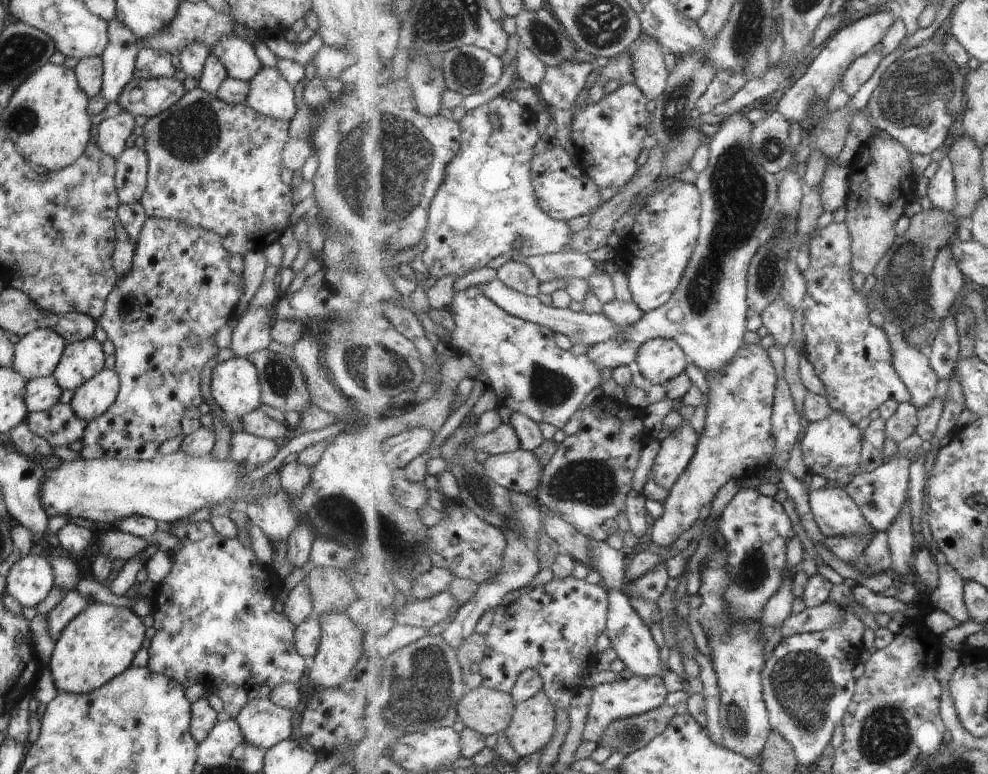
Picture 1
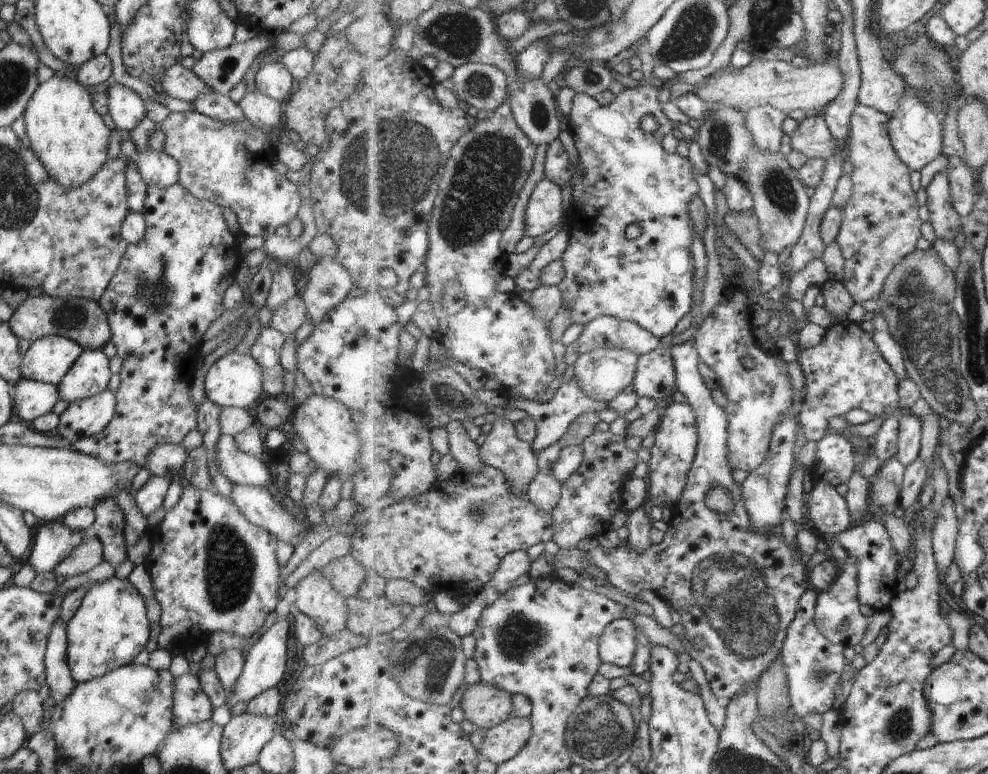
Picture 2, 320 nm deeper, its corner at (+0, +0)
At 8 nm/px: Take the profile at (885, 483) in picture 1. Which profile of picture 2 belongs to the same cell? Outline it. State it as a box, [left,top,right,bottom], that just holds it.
[896,412,922,465]

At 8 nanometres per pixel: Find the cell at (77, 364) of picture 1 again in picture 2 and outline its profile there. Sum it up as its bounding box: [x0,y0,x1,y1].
[56,349,110,404]

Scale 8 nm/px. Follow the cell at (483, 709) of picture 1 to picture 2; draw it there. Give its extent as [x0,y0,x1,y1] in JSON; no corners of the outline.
[459,680,514,730]

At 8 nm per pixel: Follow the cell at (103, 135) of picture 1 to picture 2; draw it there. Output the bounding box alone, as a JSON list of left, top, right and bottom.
[106,80,144,136]

